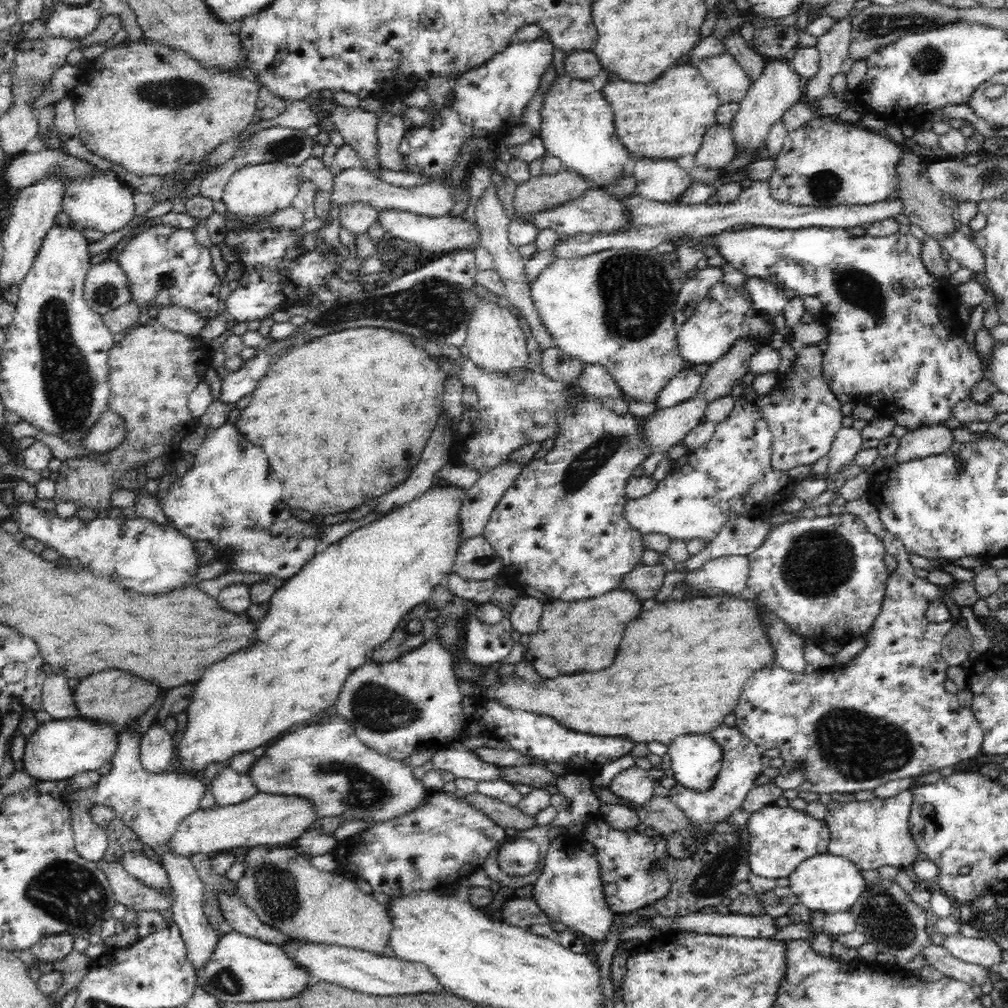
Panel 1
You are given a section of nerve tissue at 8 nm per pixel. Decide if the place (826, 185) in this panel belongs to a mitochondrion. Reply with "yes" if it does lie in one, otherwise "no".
yes

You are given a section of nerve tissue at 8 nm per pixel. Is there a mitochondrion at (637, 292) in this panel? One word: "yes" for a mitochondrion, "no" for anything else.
yes

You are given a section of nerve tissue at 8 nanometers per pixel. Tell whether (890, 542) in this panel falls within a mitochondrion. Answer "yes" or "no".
no

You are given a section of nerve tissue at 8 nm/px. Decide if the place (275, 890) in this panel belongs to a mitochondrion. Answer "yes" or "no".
yes

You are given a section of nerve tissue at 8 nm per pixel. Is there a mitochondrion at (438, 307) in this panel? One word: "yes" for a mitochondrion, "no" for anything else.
yes

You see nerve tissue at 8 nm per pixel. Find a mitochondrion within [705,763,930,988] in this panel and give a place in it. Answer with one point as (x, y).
(885, 918)

